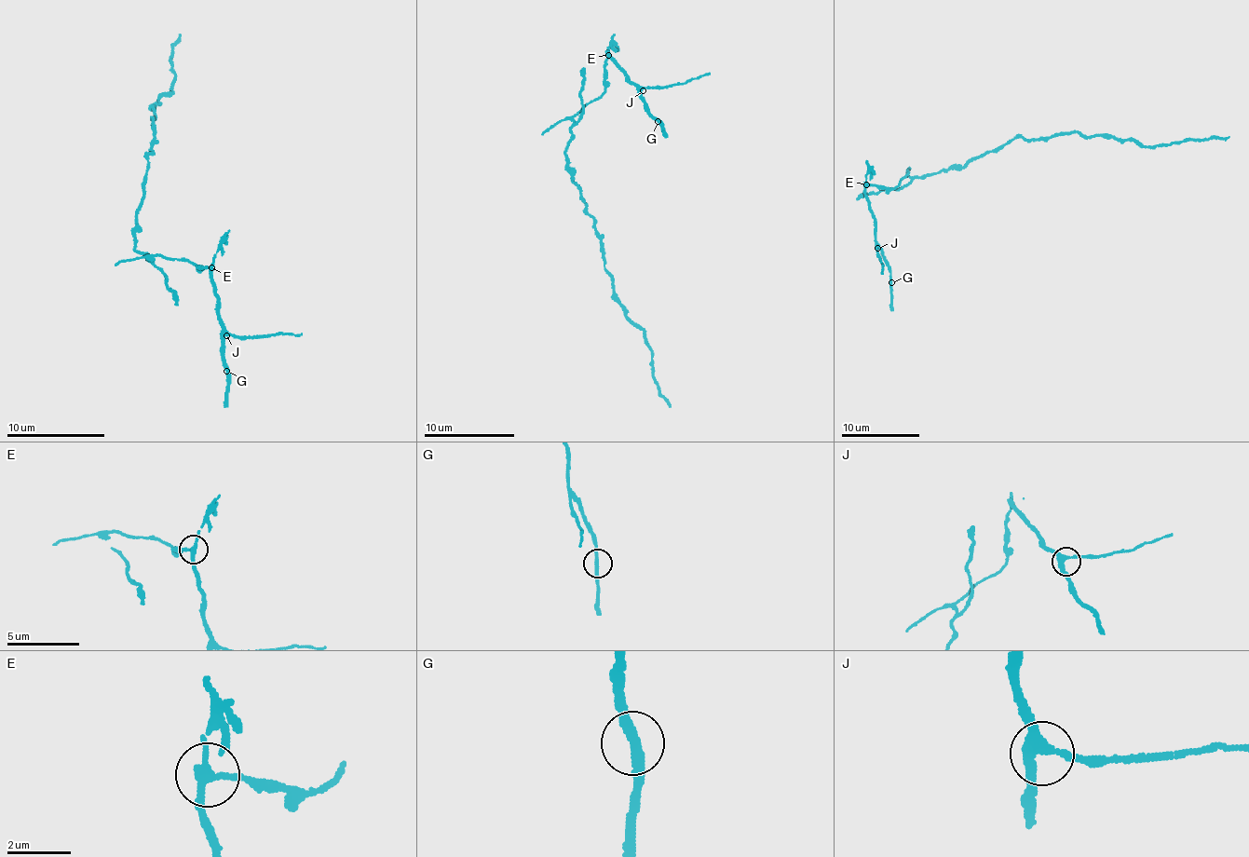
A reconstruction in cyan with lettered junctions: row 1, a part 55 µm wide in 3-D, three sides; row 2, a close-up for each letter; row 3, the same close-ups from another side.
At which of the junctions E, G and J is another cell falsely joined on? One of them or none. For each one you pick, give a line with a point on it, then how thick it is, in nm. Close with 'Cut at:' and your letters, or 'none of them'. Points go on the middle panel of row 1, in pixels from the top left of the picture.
E: at (608, 55); 240 nm thick
Cut at: E

